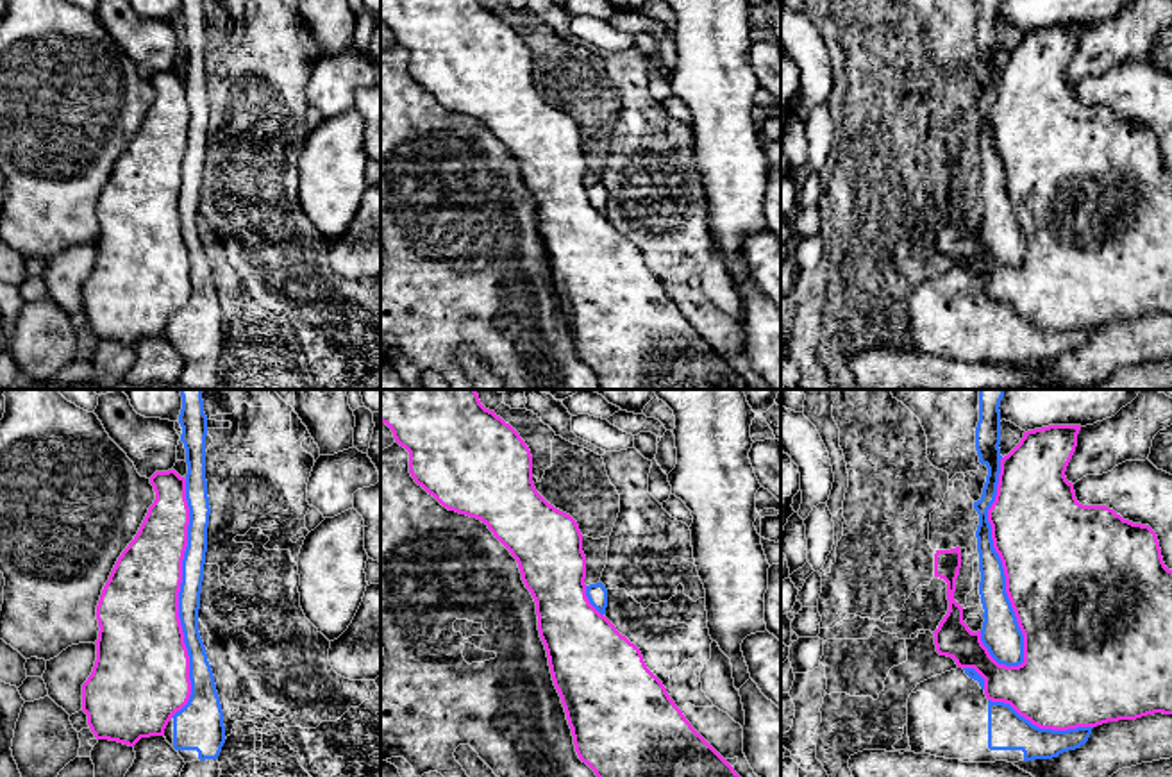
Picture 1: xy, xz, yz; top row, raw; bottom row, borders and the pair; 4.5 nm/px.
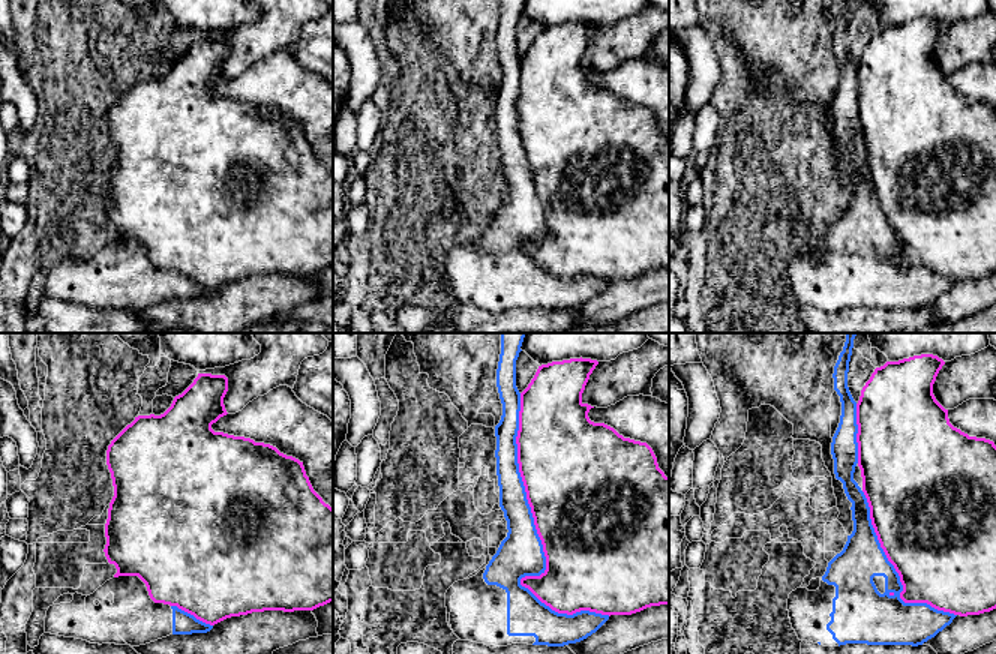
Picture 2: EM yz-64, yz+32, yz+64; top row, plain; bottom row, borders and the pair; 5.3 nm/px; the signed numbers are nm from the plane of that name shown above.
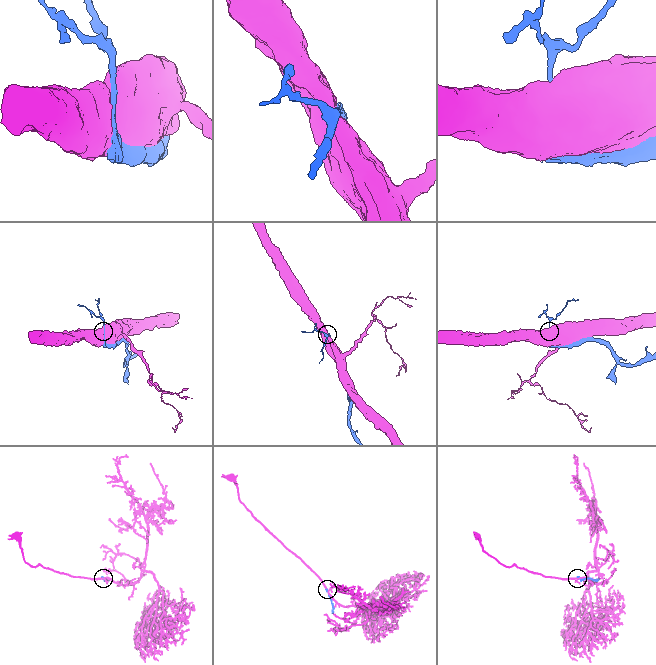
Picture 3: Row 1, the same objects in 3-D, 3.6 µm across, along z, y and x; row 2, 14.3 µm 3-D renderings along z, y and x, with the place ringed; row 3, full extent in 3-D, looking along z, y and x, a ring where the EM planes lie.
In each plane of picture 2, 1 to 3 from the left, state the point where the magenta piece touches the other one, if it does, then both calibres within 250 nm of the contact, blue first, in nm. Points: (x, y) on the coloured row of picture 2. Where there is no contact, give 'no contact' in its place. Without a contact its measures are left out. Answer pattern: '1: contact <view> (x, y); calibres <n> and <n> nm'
1: contact yz-64 (192, 615); calibres 120 and 500 nm
2: contact yz+32 (540, 540); calibres 240 and 500 nm
3: contact yz+64 (896, 572); calibres 240 and 500 nm

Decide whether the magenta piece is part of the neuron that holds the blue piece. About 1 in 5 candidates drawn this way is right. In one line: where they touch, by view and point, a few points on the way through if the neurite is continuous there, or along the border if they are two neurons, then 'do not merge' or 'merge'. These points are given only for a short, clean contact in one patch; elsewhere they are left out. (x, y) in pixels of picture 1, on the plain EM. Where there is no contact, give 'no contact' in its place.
yz (1001, 163) | do not merge

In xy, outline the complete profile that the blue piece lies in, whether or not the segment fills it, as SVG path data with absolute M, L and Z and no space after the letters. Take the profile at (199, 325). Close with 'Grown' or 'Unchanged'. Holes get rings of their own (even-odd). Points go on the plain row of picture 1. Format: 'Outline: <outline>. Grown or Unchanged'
Outline: M182 0L180 41L186 48L186 100L189 107L188 146L182 159L179 218L189 255L191 295L164 329L166 341L184 363L218 359L225 343L225 325L214 275L198 232L198 209L207 152L209 96L205 80L207 16L204 0Z. Grown

